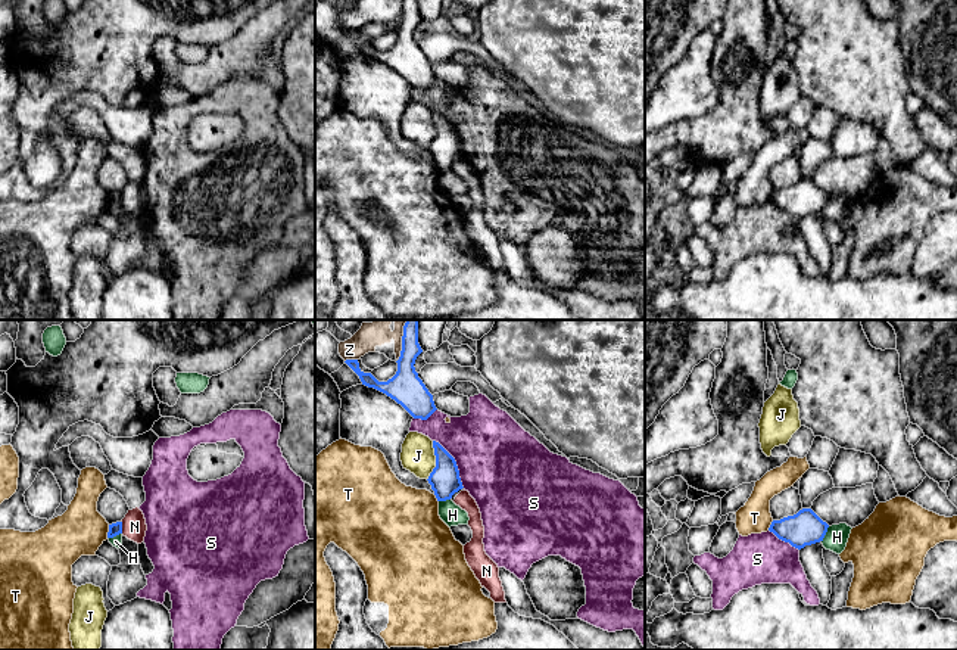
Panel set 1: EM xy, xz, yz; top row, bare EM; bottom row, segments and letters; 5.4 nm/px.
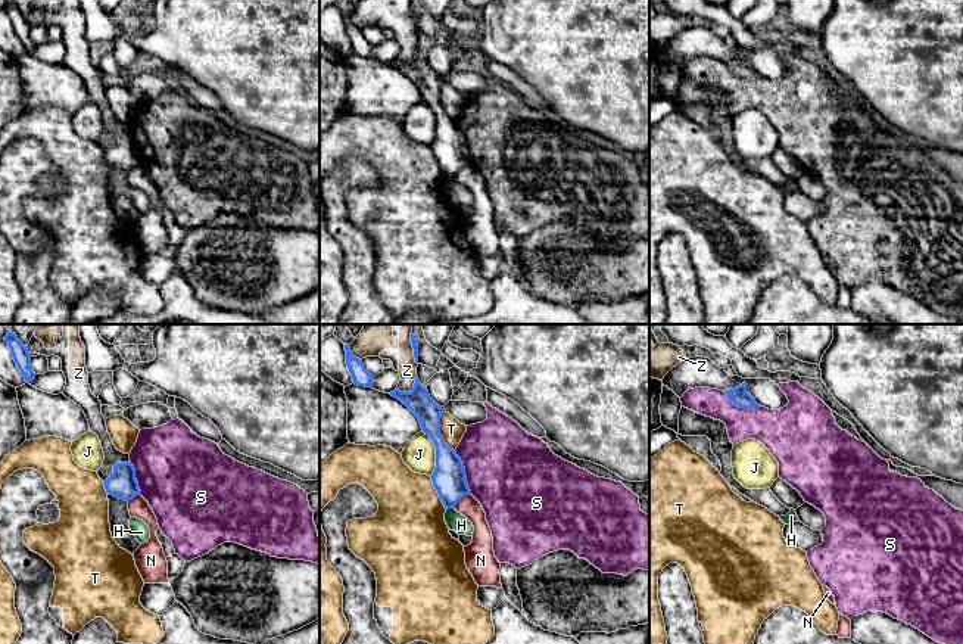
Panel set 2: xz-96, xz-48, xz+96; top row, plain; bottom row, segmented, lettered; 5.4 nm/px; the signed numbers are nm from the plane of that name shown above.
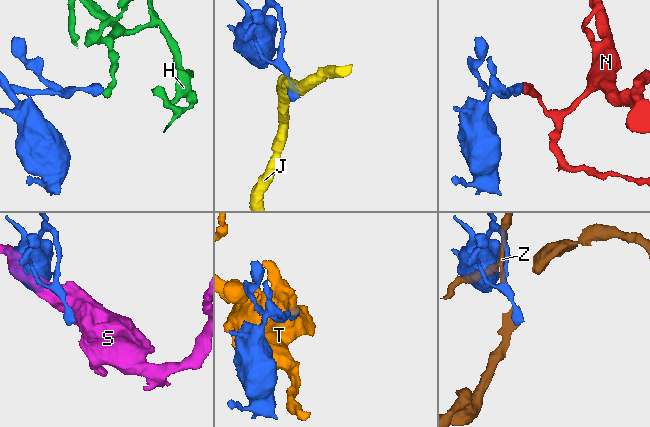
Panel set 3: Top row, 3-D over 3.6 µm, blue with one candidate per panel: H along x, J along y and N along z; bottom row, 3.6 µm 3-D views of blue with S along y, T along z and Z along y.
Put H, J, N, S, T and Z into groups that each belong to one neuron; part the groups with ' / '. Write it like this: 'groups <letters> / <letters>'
groups H / J / N / S / T / Z

